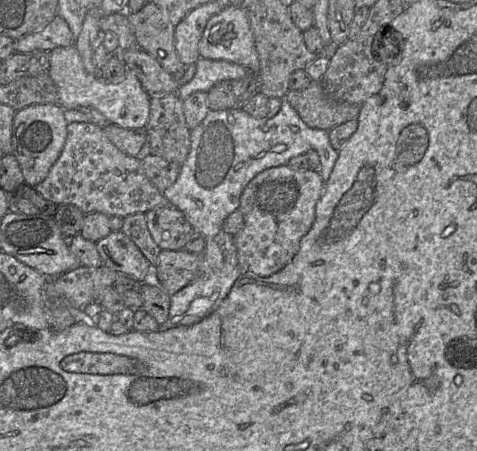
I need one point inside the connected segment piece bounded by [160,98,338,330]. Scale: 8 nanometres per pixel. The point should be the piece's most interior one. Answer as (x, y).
(228, 148)

